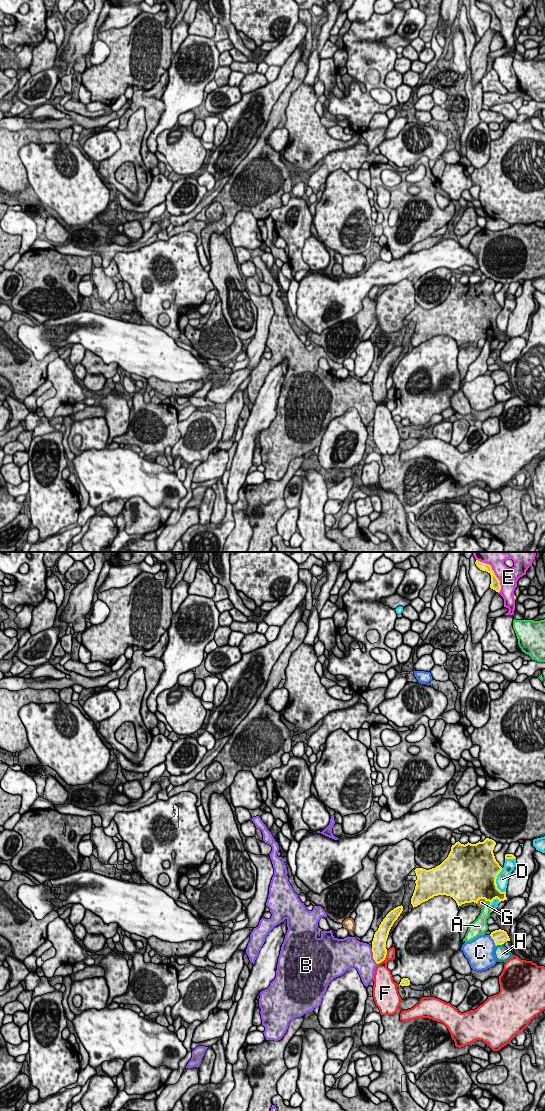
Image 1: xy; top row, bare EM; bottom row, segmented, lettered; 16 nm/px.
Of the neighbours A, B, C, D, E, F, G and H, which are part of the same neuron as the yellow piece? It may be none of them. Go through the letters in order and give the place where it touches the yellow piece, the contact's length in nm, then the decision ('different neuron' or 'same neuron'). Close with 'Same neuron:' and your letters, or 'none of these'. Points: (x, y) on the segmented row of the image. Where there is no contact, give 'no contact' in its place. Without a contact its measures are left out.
A: meets yellow in xy at (489, 901); contact 110 nm long; different neuron
B: meets yellow in xy at (373, 956); contact 280 nm long; same neuron
C: meets yellow in xy at (493, 939); contact 220 nm long; different neuron
D: meets yellow in xy at (495, 880); contact 400 nm long; different neuron
E: meets yellow in xy at (493, 572); contact 650 nm long; different neuron
F: meets yellow in xy at (385, 957); contact 300 nm long; different neuron
G: meets yellow in xy at (480, 898); contact 170 nm long; different neuron
H: meets yellow in xy at (499, 944); contact 140 nm long; different neuron
Same neuron: B

